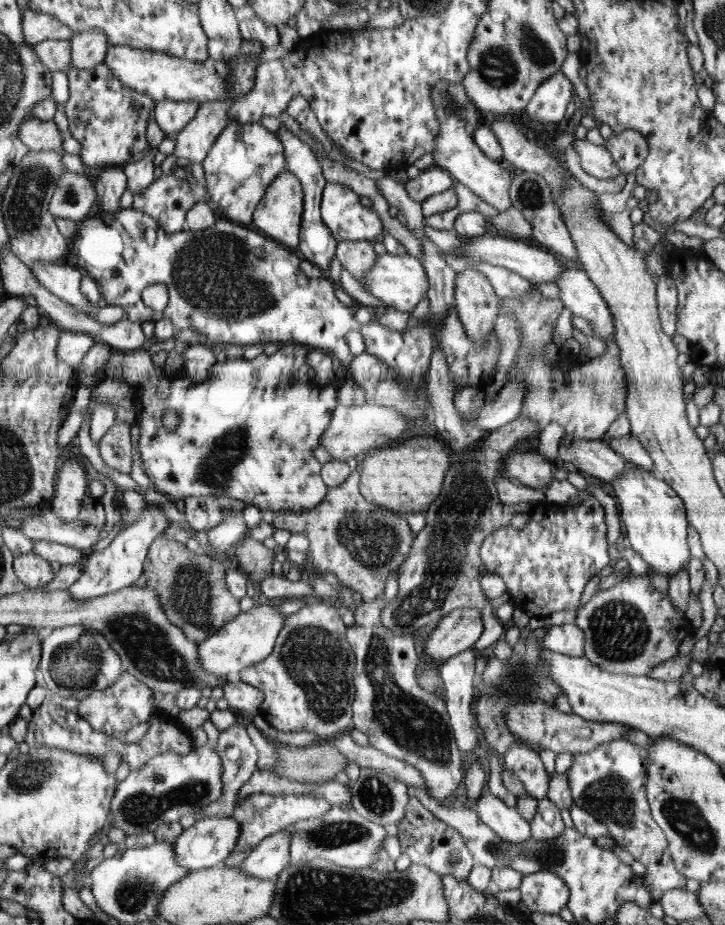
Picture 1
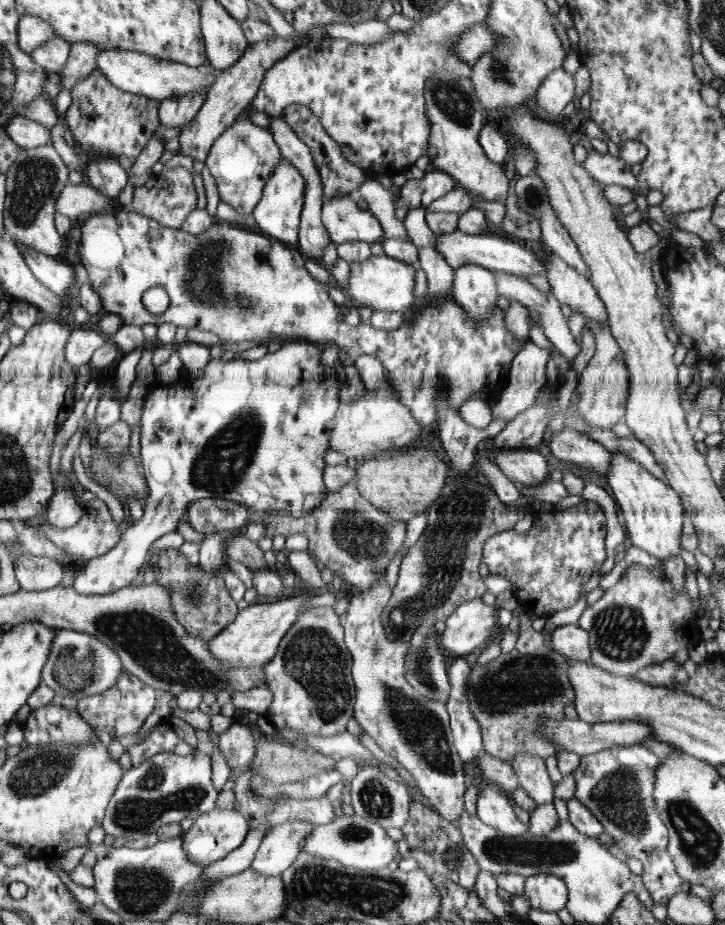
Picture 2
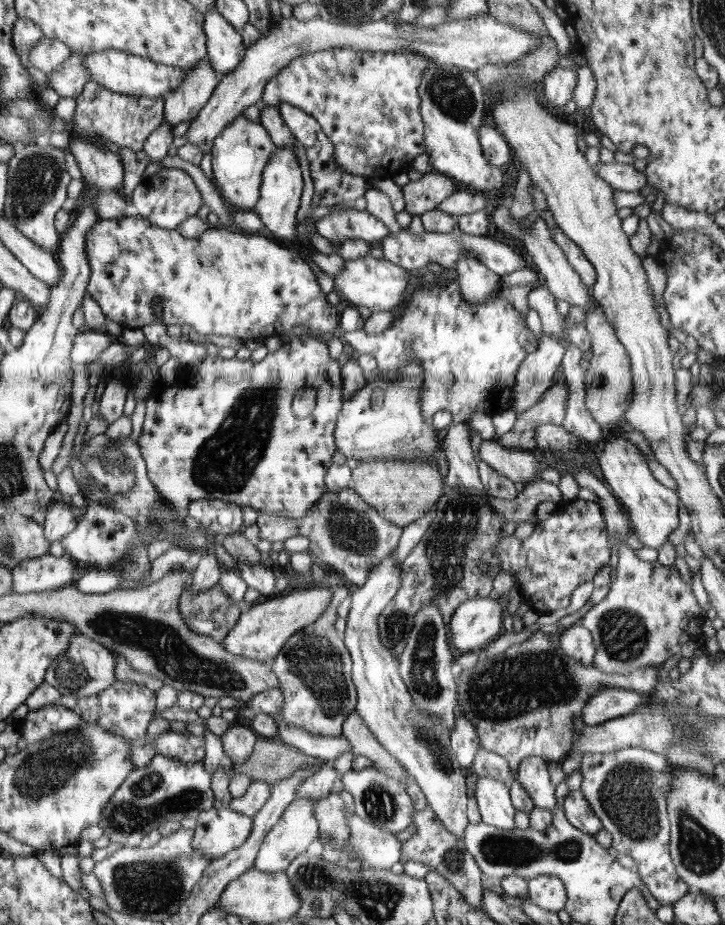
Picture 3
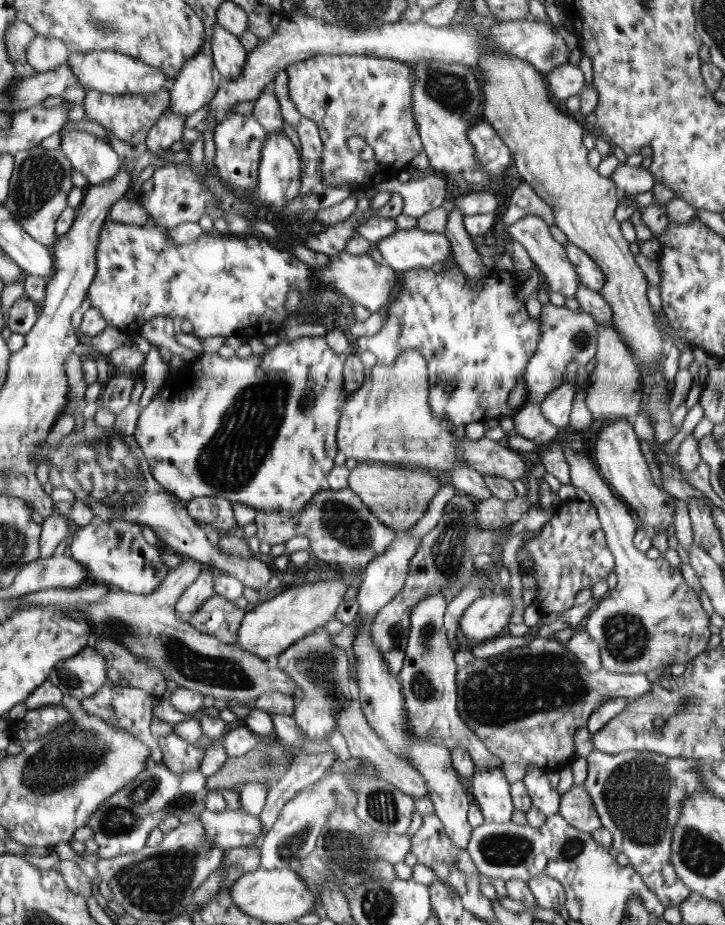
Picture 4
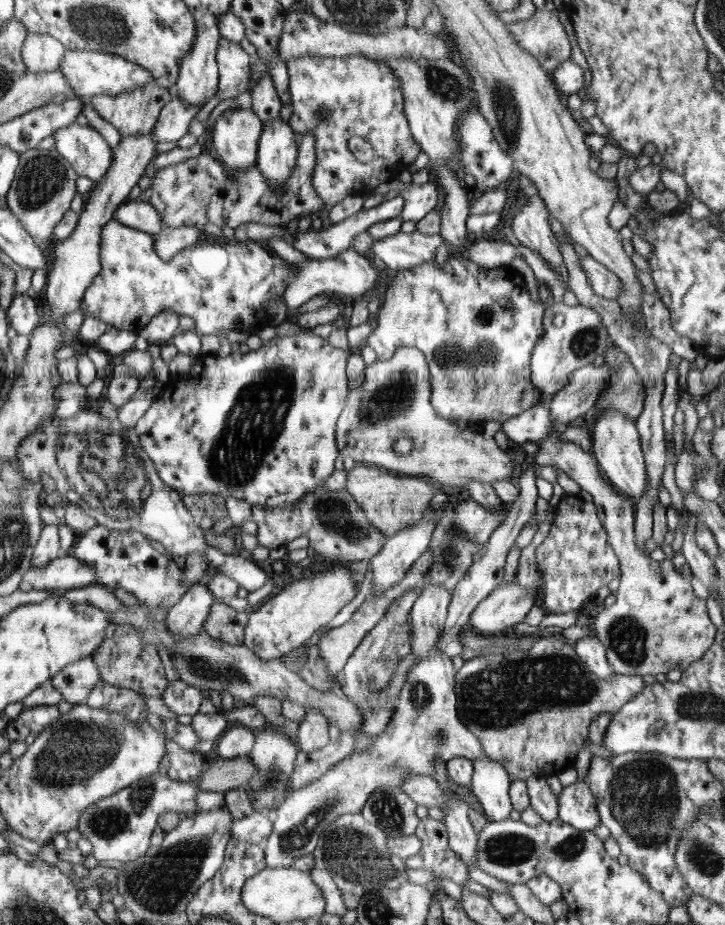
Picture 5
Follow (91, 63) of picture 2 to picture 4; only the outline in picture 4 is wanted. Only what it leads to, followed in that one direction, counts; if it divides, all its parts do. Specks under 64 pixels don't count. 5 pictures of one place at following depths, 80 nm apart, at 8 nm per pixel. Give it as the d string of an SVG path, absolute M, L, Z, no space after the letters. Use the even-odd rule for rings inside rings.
M68 64L61 65L55 71L34 74L32 77L20 78L10 93L12 105L2 111L4 116L12 117L16 112L42 105L49 97L62 97L70 104L84 106L86 94L76 74L72 74Z

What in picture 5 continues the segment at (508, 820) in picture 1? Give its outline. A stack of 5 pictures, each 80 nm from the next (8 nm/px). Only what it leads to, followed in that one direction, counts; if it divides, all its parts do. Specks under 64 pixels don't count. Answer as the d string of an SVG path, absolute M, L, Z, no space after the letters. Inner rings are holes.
M486 756L474 760L470 787L482 805L487 821L509 819L513 809L509 795L511 783L509 773L498 761Z

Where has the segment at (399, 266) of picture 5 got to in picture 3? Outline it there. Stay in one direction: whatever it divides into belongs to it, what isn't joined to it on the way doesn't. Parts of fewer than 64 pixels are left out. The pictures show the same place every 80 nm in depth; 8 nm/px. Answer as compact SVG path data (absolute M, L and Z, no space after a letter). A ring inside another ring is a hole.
M459 227L453 228L450 233L425 232L424 234L414 234L409 228L402 229L398 234L386 236L382 240L383 258L405 268L407 271L416 272L419 268L428 266L428 263L442 265L443 268L453 268L456 263L467 256L473 256L482 264L485 264L492 272L504 275L512 274L521 268L533 268L524 259L524 255L514 251L512 246L490 239L489 236L474 236L462 232Z

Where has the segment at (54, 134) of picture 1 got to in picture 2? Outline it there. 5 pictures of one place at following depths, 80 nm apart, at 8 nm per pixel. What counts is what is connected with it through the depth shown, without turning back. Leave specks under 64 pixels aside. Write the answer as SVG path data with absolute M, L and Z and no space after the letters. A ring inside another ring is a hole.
M18 115L6 125L6 132L23 150L47 146L51 139L51 130L46 126Z

